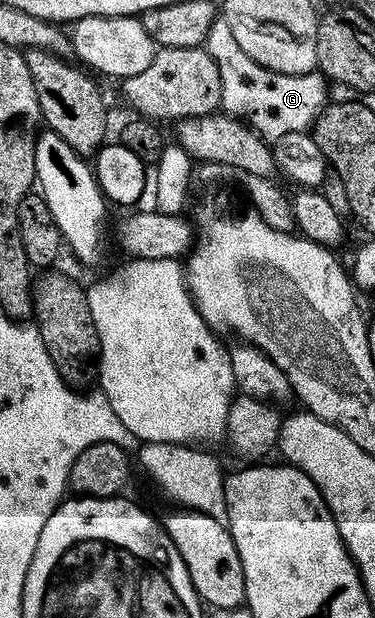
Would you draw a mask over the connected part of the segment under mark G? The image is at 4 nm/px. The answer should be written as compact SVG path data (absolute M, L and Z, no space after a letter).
M222 16L217 17L209 28L204 47L220 73L221 111L235 119L247 120L251 128L268 142L276 141L290 131L307 131L327 105L330 86L321 72L286 75L268 70L240 48Z

